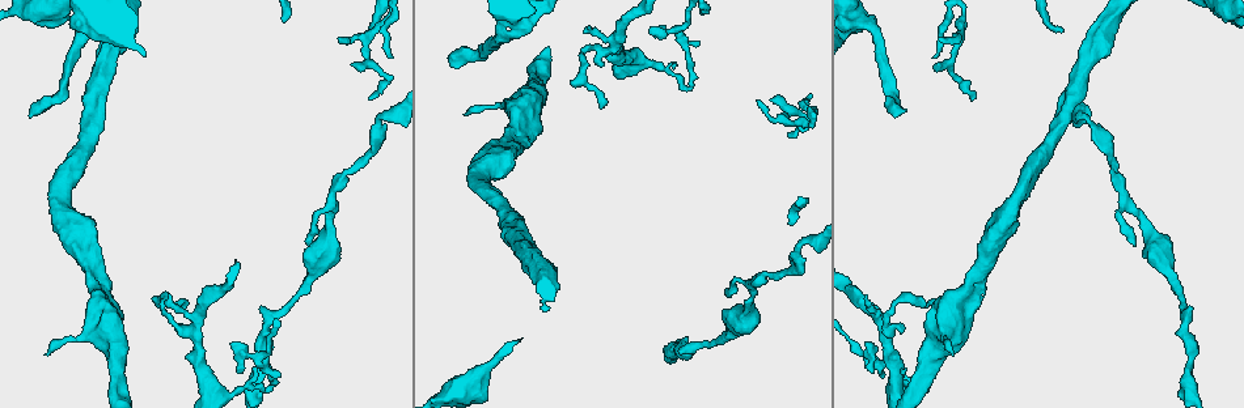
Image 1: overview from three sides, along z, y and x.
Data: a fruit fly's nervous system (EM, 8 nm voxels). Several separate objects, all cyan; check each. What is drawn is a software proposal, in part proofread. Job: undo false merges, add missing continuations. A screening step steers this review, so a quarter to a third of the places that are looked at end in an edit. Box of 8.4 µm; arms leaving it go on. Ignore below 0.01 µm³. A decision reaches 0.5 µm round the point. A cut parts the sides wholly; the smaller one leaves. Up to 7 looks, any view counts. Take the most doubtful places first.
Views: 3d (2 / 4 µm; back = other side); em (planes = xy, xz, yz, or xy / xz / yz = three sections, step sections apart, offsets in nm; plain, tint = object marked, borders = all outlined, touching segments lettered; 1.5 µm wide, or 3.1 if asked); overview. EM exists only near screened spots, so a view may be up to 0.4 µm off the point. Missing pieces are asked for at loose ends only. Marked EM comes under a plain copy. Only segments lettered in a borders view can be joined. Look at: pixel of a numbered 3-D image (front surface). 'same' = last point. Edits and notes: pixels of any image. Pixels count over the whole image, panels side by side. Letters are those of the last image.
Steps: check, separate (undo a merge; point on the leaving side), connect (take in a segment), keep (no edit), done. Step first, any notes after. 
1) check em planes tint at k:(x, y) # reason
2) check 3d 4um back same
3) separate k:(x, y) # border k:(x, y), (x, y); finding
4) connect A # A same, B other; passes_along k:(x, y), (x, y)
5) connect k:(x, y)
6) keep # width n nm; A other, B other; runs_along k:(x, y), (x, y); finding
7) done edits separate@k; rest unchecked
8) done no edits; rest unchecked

check em planes borders at 1:(31, 110) # free end

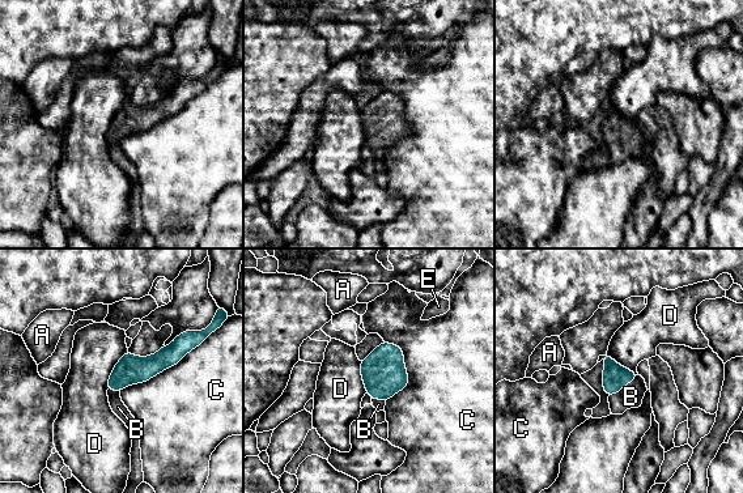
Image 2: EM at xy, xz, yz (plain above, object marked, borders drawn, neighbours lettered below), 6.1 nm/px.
connect B # width 160 nm; A other, B same, C other, D other, E other; passes_along 2:(615, 377), (623, 386), (631, 396); the neuron continues

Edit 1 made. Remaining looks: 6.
check em yz step 4 tint at 1:(371, 96)

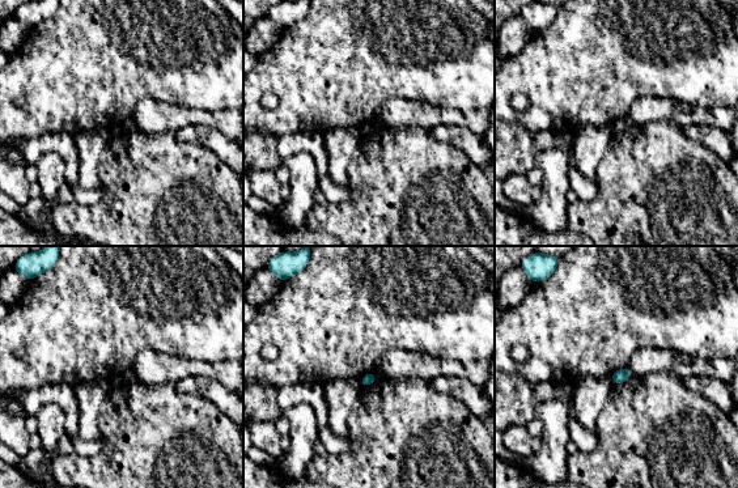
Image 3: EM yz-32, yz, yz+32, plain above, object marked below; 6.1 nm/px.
check em planes borders same # another direction

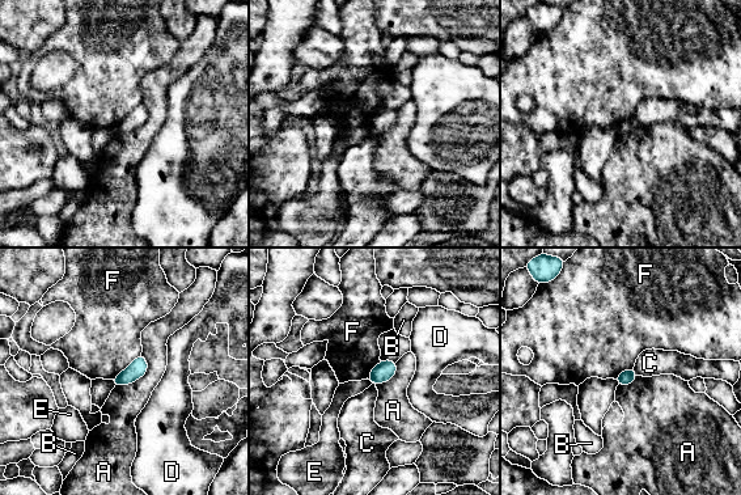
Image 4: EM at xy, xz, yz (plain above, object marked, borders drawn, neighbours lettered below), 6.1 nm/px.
keep # A other, B other, C other, D other, E other, F other; border 4:(140, 354), (113, 380); no lettered segment goes on from it

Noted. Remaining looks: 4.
check em planes borders at 1:(91, 274) # calibre changes

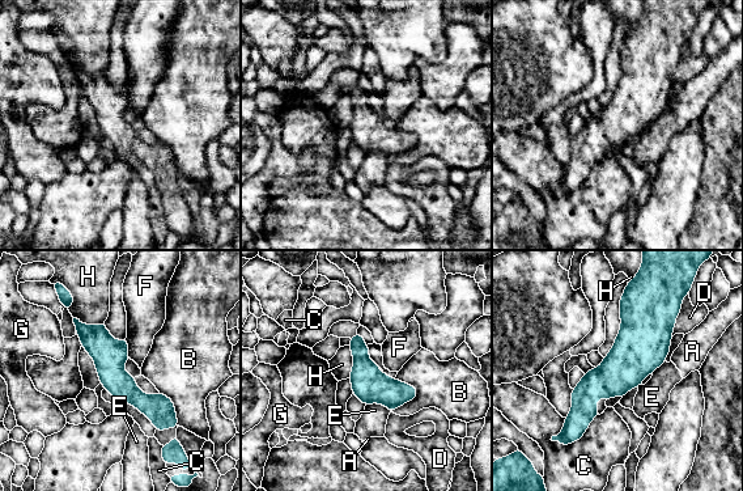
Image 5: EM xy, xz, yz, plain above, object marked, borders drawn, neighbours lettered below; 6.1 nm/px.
keep # width 200 nm; A other, B other, C other, D other, E other, F other, G other, H other; border 5:(81, 345), (94, 363), (101, 382); continuous, no second neuron

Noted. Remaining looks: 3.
done edits connect@2; rest unchecked

